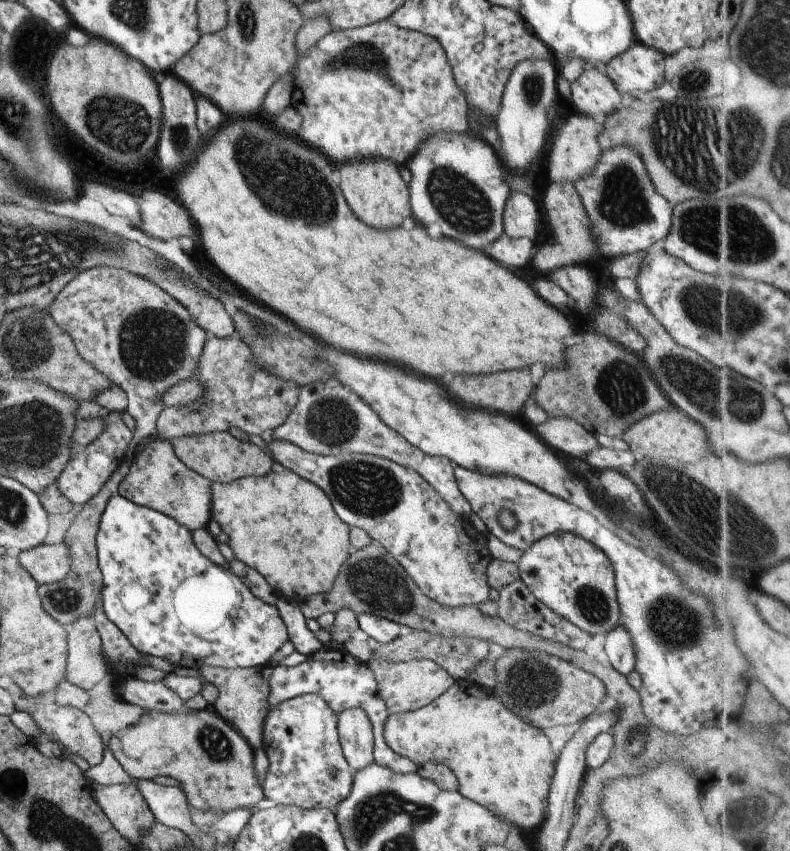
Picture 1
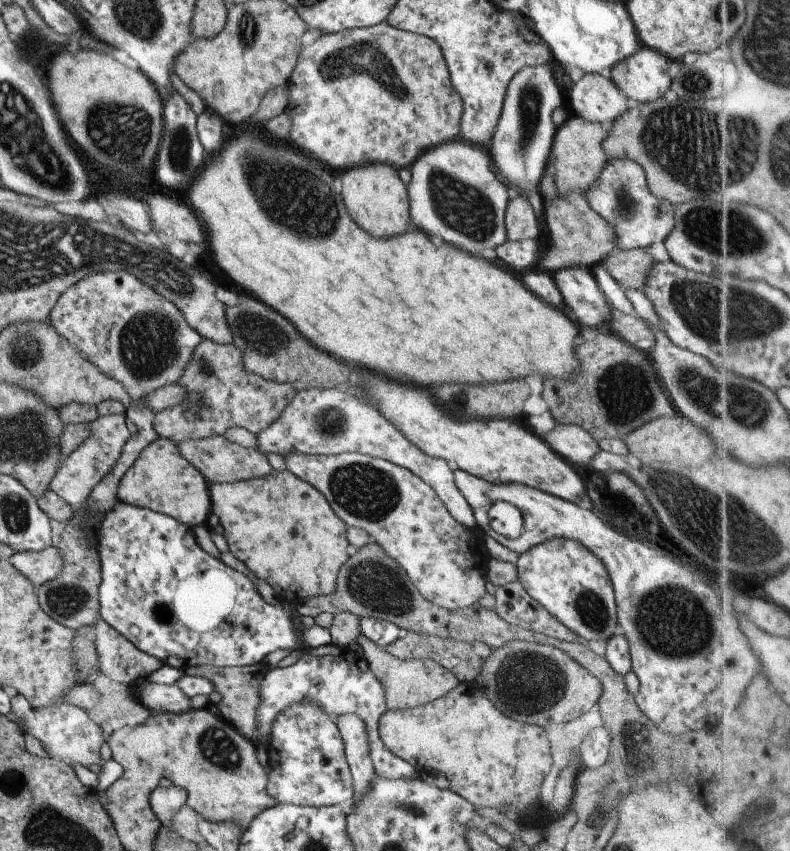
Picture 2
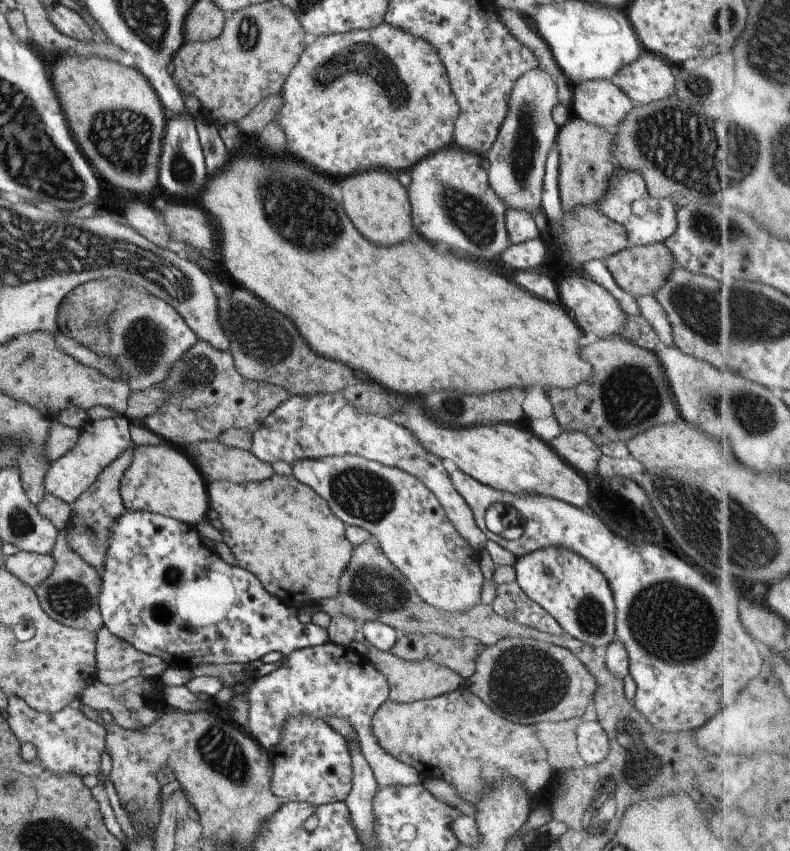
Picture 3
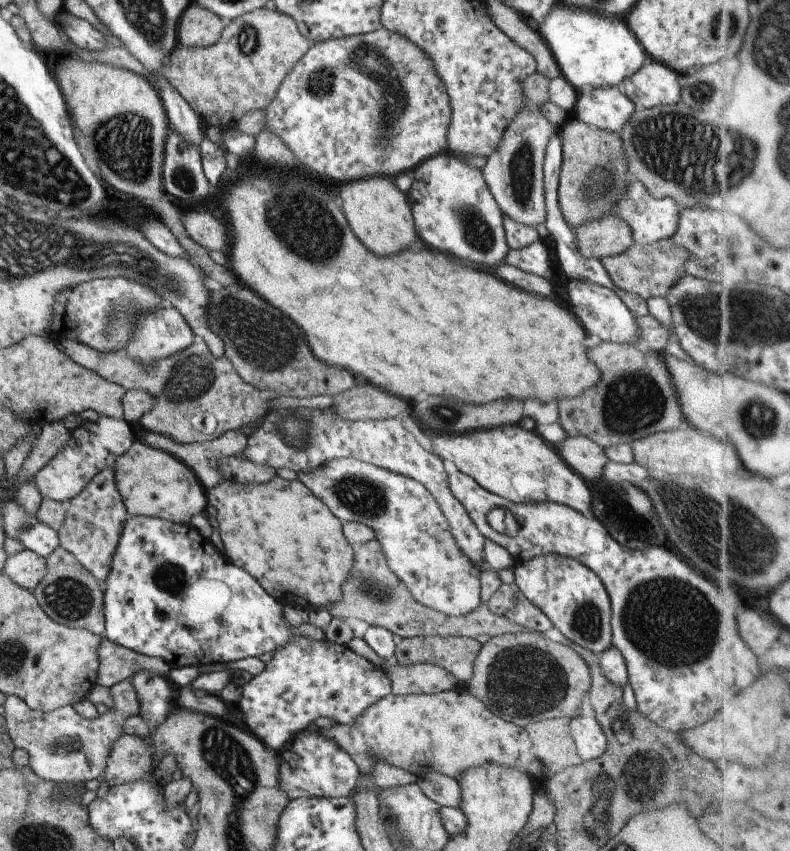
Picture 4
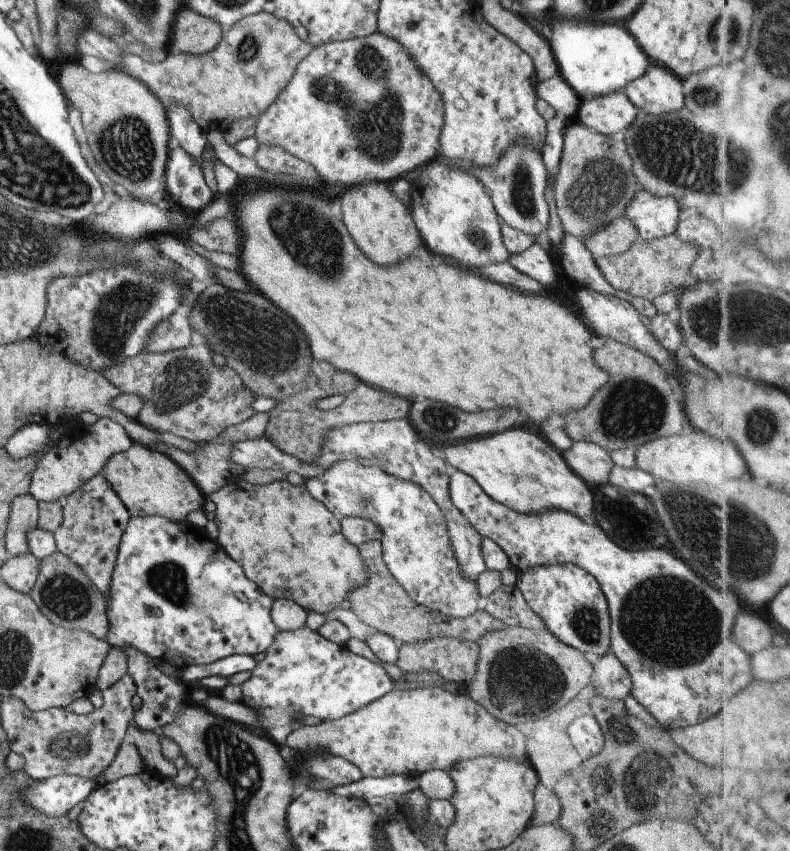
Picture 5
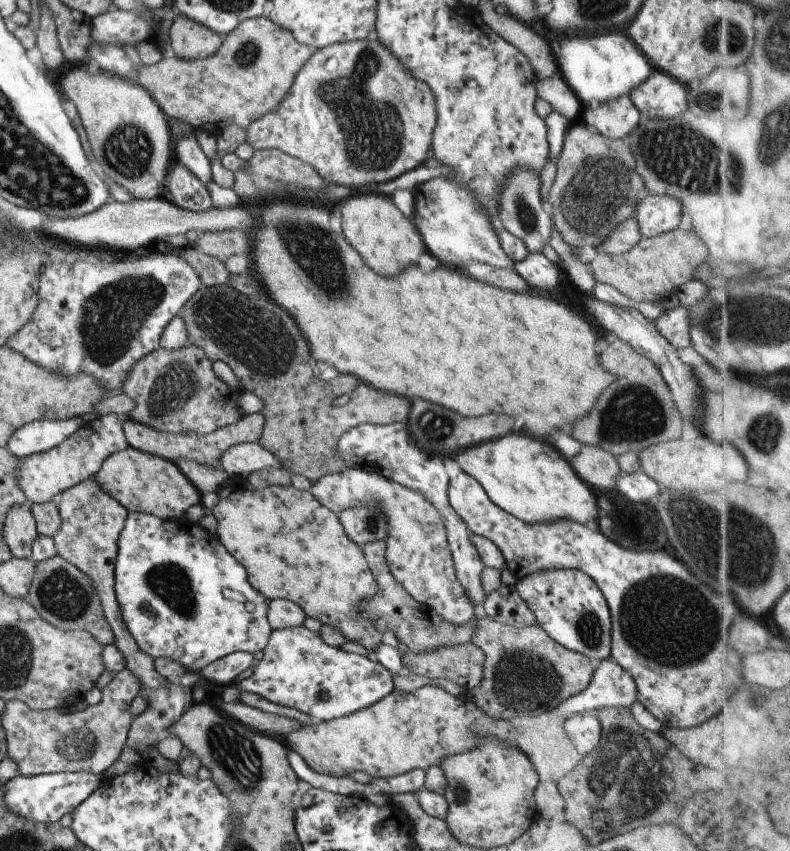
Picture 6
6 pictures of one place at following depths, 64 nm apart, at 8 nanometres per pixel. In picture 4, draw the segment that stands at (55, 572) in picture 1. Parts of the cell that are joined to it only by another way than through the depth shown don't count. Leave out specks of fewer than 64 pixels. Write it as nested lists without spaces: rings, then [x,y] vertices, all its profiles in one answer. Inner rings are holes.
[[[23,549],[15,554],[8,555],[1,572],[11,578],[17,586],[31,591],[45,574],[47,564],[45,558],[39,558],[35,552]]]

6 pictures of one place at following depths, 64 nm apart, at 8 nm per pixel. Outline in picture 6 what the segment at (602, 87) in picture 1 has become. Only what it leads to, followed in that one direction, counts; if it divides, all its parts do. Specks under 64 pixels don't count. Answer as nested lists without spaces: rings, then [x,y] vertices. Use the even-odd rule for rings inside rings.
[[[619,96],[591,108],[581,108],[578,121],[608,139],[624,140],[637,126],[642,115],[629,97]]]

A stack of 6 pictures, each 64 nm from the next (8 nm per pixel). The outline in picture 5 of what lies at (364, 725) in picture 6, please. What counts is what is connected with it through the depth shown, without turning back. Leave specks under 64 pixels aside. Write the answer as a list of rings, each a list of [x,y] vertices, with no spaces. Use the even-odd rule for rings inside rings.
[[[423,686],[419,690],[391,689],[389,693],[377,701],[370,702],[365,708],[358,709],[337,720],[323,721],[316,726],[298,724],[293,729],[290,744],[298,754],[313,754],[313,752],[329,752],[347,760],[359,769],[363,777],[382,777],[390,774],[408,774],[418,776],[427,770],[439,769],[449,772],[455,762],[479,758],[480,756],[495,756],[505,760],[528,762],[525,753],[525,736],[513,724],[504,723],[493,718],[477,702],[469,698],[467,692],[455,694],[441,687]]]

